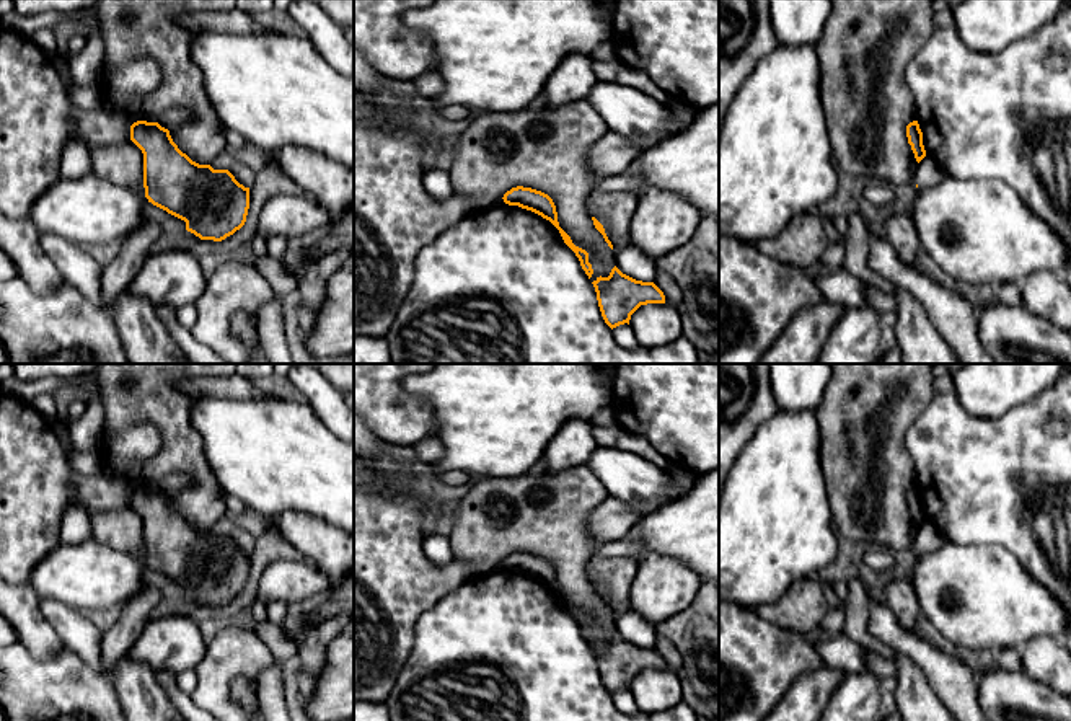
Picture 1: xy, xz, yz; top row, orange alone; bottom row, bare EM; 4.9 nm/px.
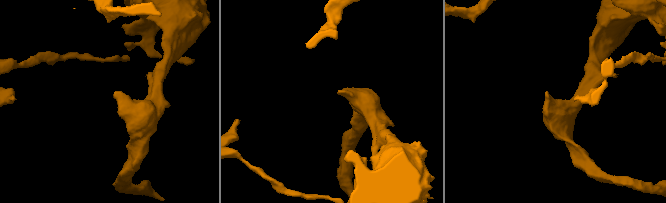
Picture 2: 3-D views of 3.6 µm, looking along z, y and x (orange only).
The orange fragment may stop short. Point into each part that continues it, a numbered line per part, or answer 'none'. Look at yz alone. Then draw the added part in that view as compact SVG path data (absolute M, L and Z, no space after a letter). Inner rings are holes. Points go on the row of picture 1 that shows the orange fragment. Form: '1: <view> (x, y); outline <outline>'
none

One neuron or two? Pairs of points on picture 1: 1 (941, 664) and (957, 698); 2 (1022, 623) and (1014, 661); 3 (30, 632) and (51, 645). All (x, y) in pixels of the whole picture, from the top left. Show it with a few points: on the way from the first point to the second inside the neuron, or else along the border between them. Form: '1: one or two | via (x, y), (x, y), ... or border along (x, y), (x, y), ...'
1: one | via (946, 672), (957, 690)
2: two | border along (1016, 648), (1000, 648), (993, 653)
3: one | via (35, 633), (46, 643)

